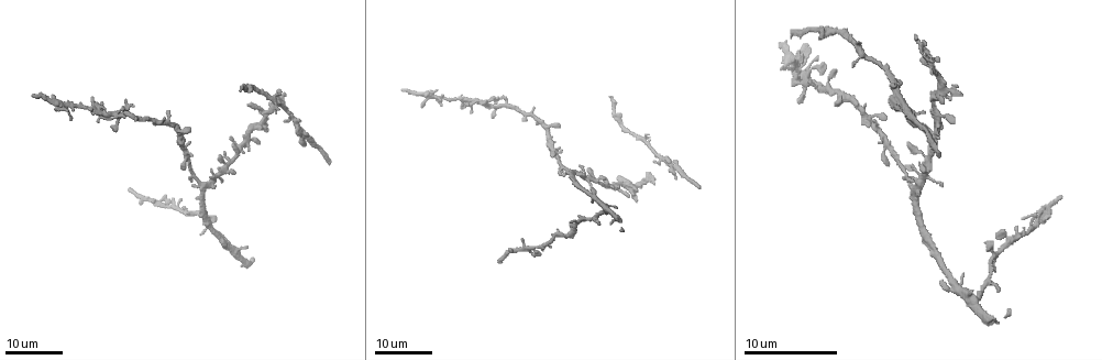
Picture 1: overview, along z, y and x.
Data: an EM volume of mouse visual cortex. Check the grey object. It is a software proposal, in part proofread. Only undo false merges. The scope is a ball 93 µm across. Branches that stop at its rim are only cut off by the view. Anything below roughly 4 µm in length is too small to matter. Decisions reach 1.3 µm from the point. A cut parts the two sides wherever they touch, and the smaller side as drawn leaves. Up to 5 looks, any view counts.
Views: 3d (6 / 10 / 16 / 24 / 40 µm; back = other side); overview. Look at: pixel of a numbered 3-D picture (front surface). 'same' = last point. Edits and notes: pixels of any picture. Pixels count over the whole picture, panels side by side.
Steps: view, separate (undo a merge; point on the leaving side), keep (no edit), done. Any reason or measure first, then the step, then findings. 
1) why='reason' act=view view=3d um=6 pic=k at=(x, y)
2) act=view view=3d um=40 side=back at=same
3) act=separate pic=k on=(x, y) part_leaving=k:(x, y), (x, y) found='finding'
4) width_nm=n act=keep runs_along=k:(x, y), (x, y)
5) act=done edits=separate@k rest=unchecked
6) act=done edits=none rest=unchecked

act=view view=3d um=16 pic=1 at=(288, 111)

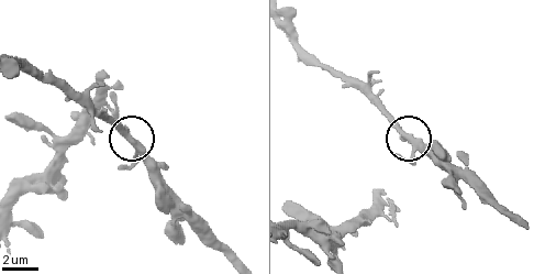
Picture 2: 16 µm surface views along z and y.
act=view view=3d um=6 pic=2 at=(407, 136)

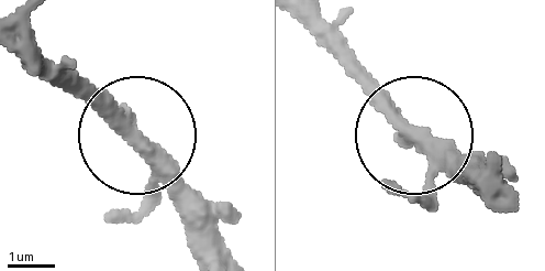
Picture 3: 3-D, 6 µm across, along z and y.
width_nm=350 act=keep found='one cell here'

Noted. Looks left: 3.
why='thin arm on a thick one' act=view view=3d um=16 pic=1 at=(647, 179)

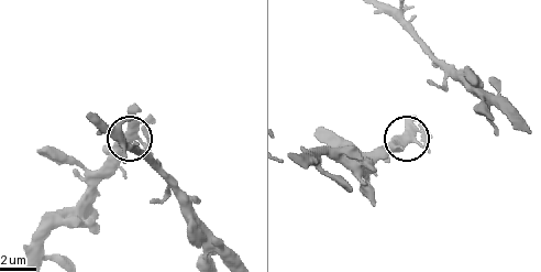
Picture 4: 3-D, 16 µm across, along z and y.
act=view view=3d um=10 pic=4 at=(135, 134)

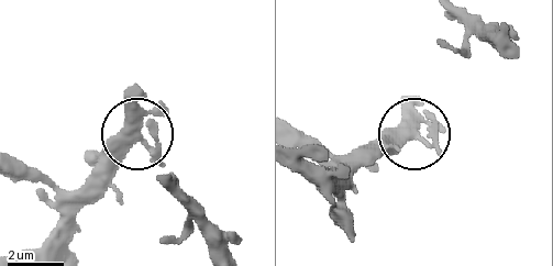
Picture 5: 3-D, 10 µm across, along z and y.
width_nm=350 act=keep runs_along=5:(34, 252), (69, 202), (139, 133) found='one cell here'

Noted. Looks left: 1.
act=done edits=none rest=unchecked

